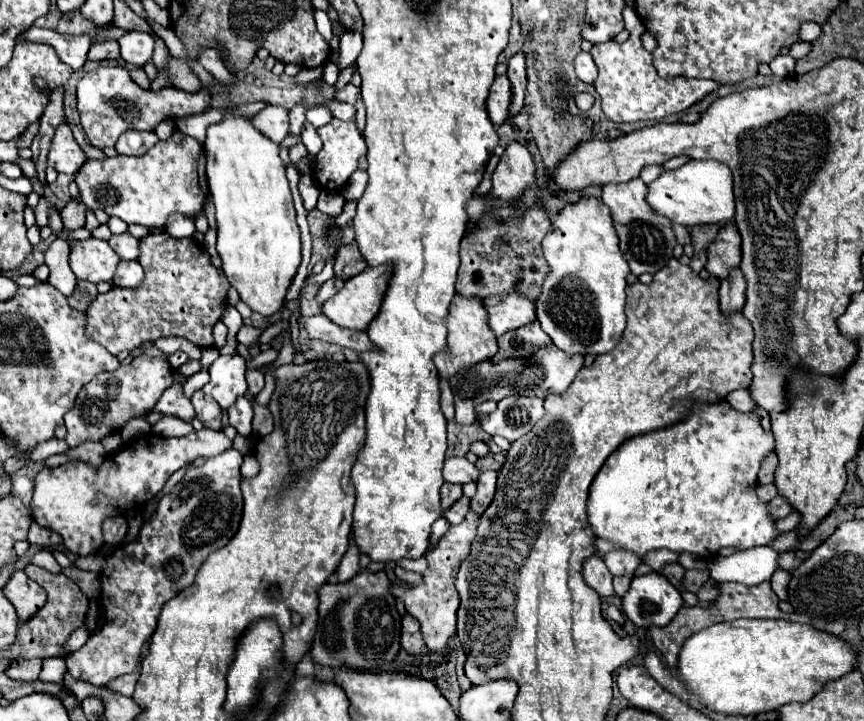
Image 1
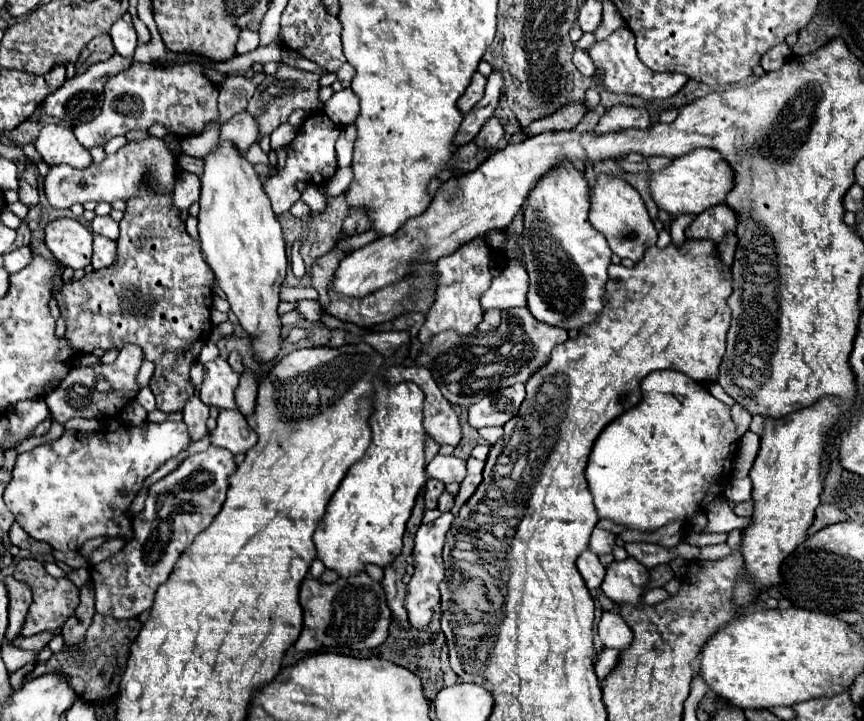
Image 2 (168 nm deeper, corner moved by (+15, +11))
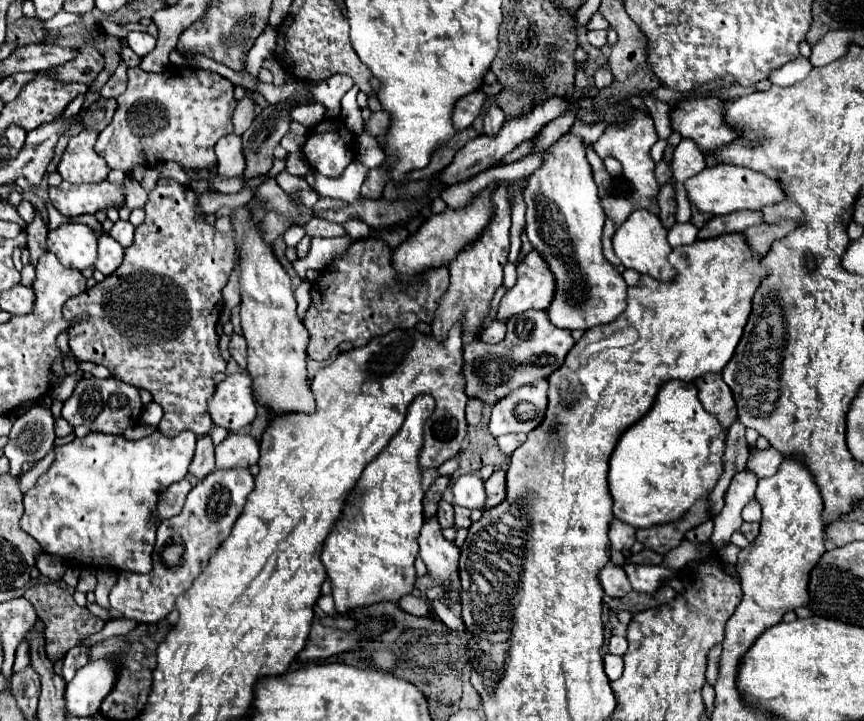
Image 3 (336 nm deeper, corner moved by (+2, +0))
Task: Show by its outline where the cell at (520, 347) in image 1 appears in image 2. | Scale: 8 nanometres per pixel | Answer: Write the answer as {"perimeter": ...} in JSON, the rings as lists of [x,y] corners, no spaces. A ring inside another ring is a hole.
{"perimeter":[[[493,310],[493,312],[485,312],[483,314],[483,320],[479,324],[479,332],[489,332],[489,330],[495,330],[497,326],[501,324],[501,312],[499,310]]]}

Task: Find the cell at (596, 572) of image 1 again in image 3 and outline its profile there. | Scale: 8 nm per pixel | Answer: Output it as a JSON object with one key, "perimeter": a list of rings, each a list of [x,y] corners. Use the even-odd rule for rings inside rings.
{"perimeter":[[[608,563],[602,571],[600,571],[600,583],[604,587],[604,593],[608,597],[624,597],[632,591],[632,585],[624,573],[622,567],[616,567],[614,563]]]}

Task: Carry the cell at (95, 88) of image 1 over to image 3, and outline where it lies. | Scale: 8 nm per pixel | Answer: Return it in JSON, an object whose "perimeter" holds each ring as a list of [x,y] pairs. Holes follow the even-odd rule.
{"perimeter":[[[140,67],[128,69],[128,87],[126,91],[116,99],[118,109],[114,113],[114,119],[110,125],[98,135],[96,151],[106,159],[110,169],[118,169],[124,173],[132,173],[136,165],[154,167],[164,161],[174,161],[182,169],[206,169],[210,171],[216,165],[214,145],[220,137],[226,137],[232,133],[232,111],[236,107],[236,99],[232,95],[234,85],[212,71],[202,69],[188,69],[188,67],[166,67],[162,73],[148,73]],[[136,129],[152,129],[150,135],[138,135]]]}

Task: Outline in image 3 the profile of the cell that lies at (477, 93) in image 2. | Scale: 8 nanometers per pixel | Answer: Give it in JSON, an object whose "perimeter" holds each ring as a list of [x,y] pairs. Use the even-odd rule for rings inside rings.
{"perimeter":[[[474,91],[470,95],[464,95],[456,101],[454,105],[454,115],[452,115],[452,123],[454,129],[466,129],[472,125],[472,121],[480,115],[482,107],[486,103],[486,95],[482,91]]]}

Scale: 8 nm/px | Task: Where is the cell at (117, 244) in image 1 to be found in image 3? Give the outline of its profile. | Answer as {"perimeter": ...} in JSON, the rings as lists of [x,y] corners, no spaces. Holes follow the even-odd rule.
{"perimeter":[[[116,221],[110,235],[122,245],[122,247],[130,247],[132,237],[134,237],[134,225],[130,221]]]}

